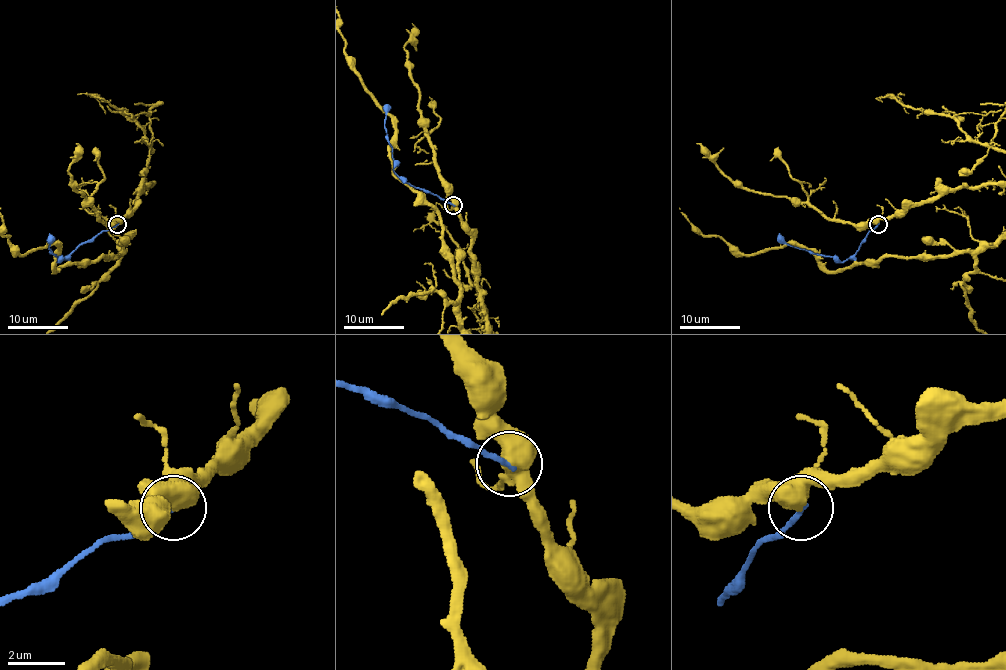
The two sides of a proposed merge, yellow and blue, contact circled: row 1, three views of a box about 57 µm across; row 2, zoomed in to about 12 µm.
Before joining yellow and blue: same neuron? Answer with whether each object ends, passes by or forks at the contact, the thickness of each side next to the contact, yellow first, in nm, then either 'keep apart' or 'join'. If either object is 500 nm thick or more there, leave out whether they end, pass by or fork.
calibres 650 and 150 nm; keep apart

